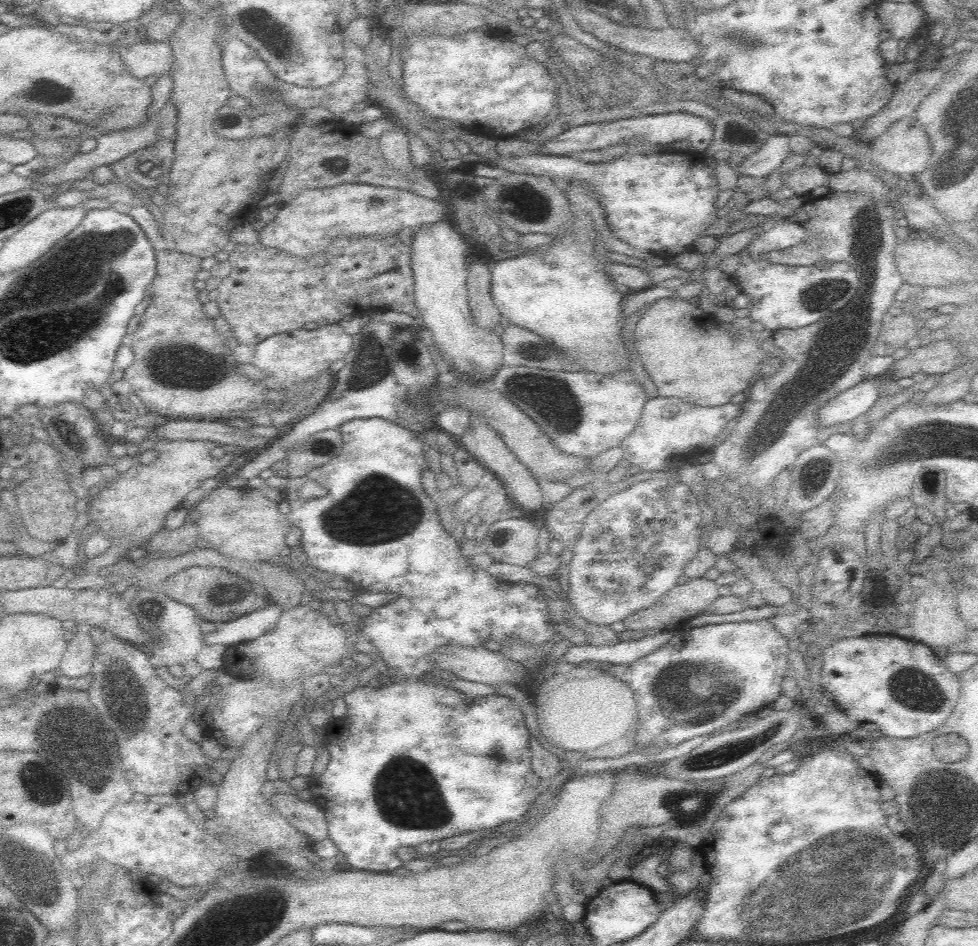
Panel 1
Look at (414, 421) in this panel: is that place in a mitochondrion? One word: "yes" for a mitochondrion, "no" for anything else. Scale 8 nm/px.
no

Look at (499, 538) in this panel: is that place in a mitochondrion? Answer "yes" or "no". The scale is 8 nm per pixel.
no

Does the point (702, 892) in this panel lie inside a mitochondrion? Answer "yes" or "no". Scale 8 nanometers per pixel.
no

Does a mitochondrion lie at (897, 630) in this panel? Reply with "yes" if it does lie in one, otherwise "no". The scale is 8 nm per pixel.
no

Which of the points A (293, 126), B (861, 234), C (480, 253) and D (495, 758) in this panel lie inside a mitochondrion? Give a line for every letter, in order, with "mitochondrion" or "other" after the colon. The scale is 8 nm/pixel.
A: other
B: other
C: other
D: mitochondrion

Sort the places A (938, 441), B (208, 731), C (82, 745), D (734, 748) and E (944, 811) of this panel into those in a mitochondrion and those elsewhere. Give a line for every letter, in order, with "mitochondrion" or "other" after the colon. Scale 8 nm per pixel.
A: mitochondrion
B: other
C: mitochondrion
D: mitochondrion
E: mitochondrion

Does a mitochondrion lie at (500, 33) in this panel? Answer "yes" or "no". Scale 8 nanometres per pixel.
no

